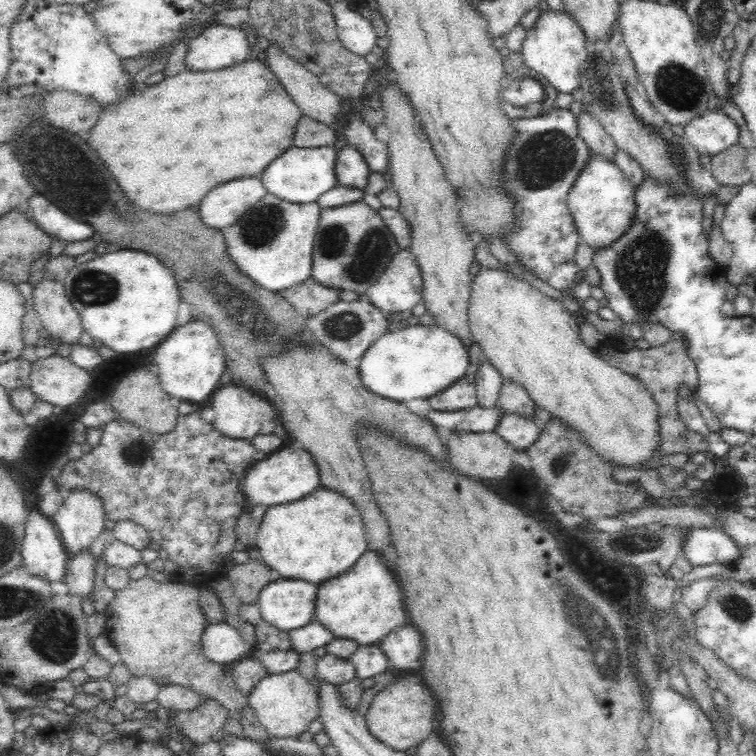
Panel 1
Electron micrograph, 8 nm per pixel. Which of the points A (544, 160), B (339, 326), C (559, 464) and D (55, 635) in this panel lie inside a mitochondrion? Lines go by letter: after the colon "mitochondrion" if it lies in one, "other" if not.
A: mitochondrion
B: mitochondrion
C: mitochondrion
D: mitochondrion

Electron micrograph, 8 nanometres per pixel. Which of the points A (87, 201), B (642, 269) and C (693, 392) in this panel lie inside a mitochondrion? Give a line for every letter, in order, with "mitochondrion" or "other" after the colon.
A: mitochondrion
B: mitochondrion
C: other

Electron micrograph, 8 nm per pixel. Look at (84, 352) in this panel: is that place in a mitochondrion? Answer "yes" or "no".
no

